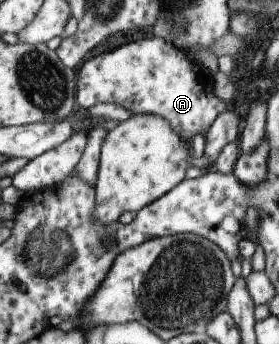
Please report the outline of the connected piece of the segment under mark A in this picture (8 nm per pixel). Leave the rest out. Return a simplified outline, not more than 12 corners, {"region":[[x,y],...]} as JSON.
{"region":[[161,37],[81,64],[81,107],[161,116],[187,143],[227,106]]}

